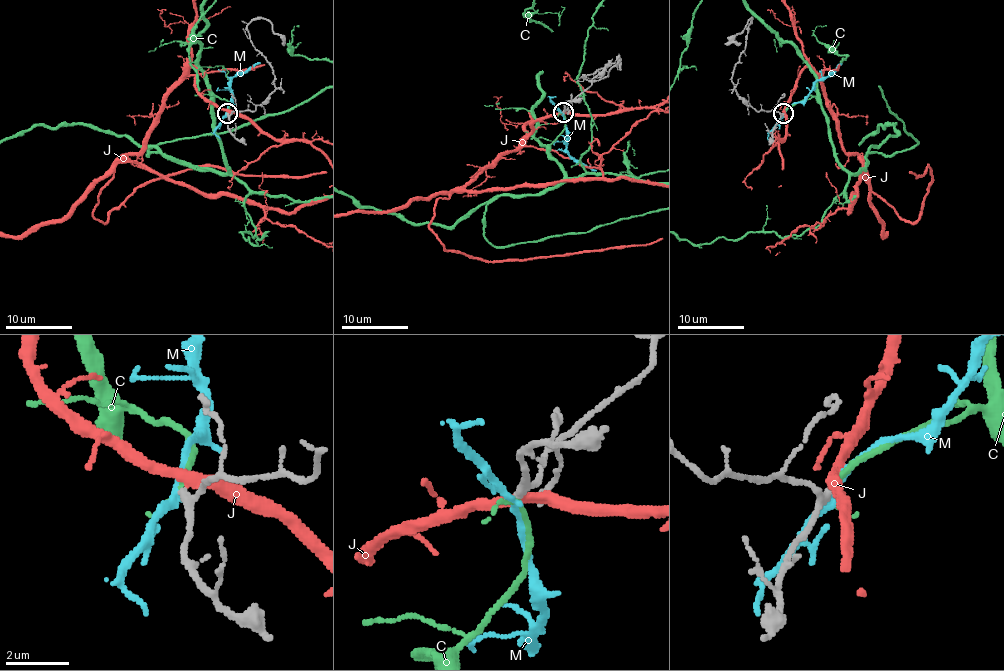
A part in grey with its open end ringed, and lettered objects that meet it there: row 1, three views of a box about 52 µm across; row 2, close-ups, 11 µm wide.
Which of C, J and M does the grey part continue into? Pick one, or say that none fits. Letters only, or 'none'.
none

